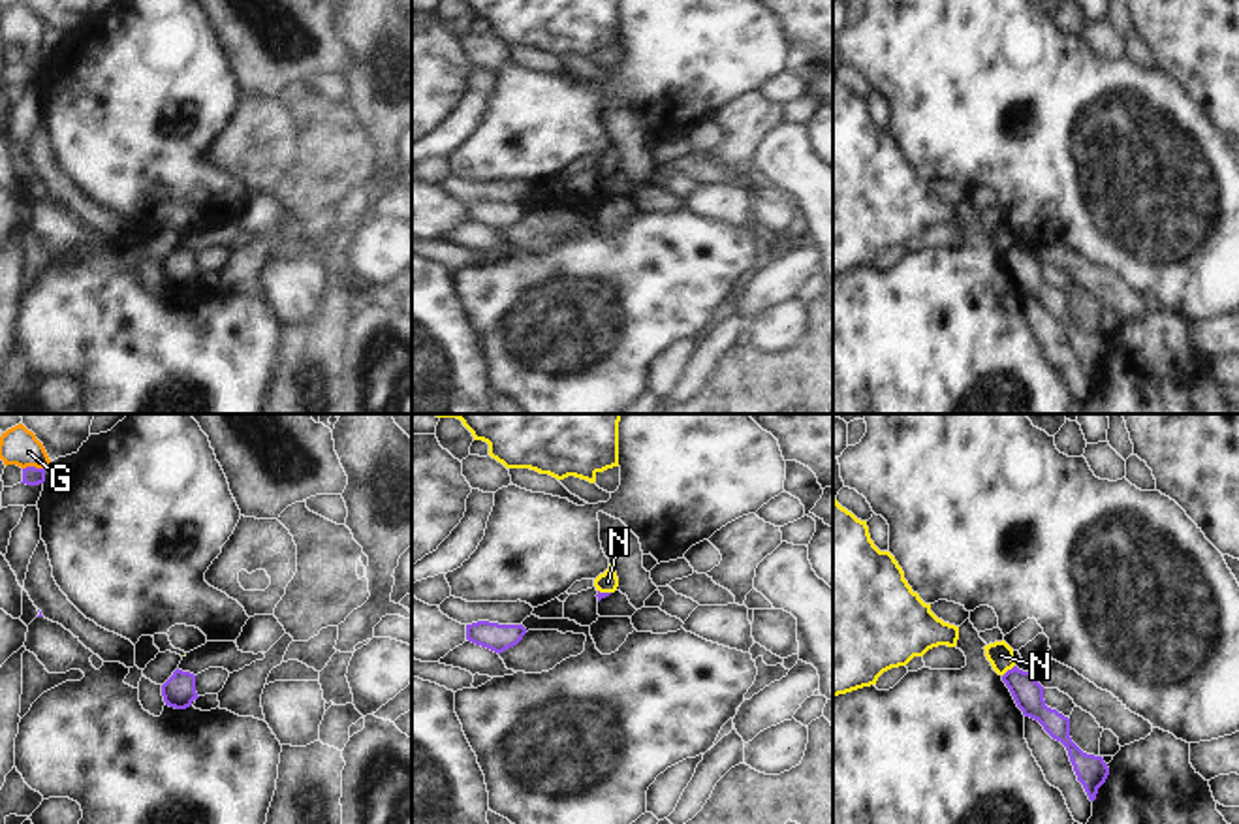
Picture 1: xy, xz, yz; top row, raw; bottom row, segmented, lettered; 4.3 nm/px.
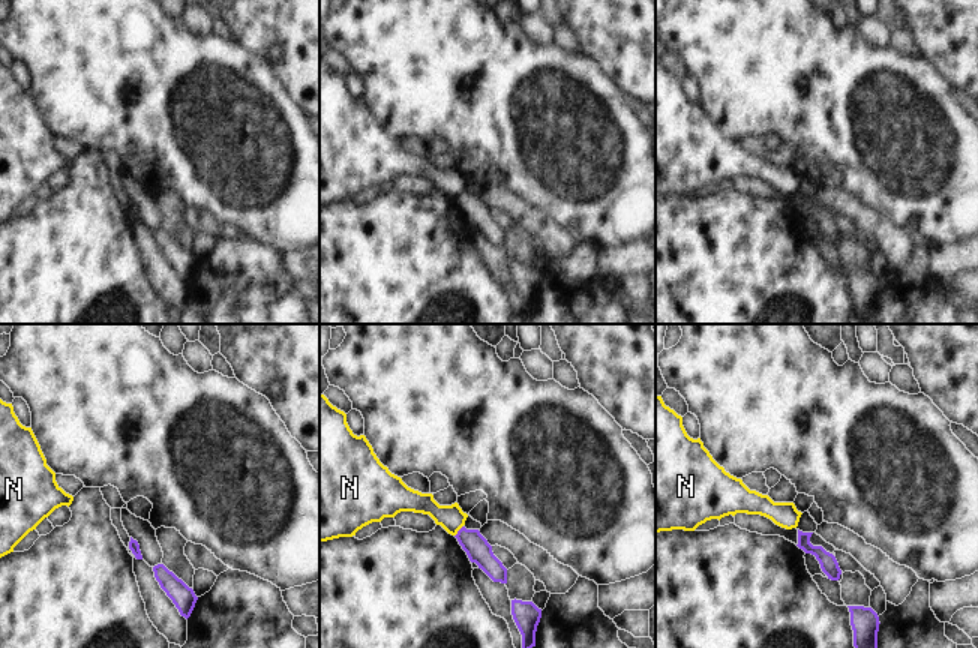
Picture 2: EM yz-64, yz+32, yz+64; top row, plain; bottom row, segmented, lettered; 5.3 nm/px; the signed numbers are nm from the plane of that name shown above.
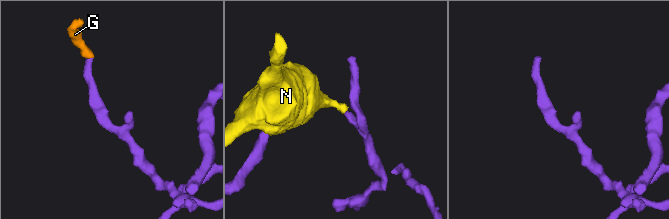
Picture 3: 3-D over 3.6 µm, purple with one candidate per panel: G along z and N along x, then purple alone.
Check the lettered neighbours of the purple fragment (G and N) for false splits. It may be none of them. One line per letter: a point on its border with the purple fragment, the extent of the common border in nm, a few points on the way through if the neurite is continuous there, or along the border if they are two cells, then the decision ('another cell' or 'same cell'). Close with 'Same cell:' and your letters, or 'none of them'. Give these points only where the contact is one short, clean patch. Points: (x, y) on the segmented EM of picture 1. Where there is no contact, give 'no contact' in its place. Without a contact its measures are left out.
G: contact xy (32, 467); length 100 nm; way xy (31, 475), (32, 467), (19, 446); same cell
N: contact yz (1008, 670); length 80 nm; border yz (1014, 665), (1003, 676); another cell
Same cell: G

